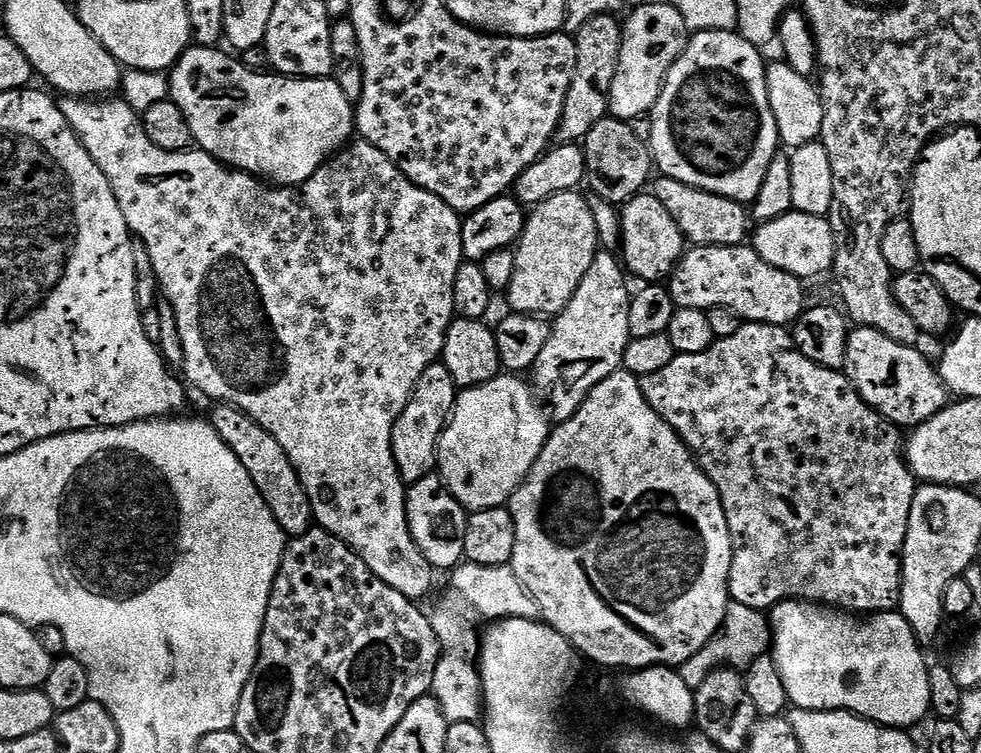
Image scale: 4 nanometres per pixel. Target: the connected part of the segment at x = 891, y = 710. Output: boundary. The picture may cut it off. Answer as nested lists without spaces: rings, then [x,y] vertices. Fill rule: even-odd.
[[[783,600],[781,604],[776,605],[770,612],[770,623],[772,625],[772,646],[770,655],[773,662],[778,666],[778,674],[782,674],[782,686],[786,686],[786,694],[788,695],[788,702],[792,708],[801,708],[802,710],[818,710],[819,712],[852,712],[856,716],[862,717],[864,720],[872,720],[876,724],[882,724],[886,728],[898,728],[901,730],[912,730],[912,727],[923,718],[924,715],[929,715],[932,703],[930,702],[930,678],[928,677],[928,669],[930,667],[929,661],[924,661],[922,645],[917,640],[914,630],[910,626],[910,622],[906,622],[906,618],[901,616],[899,611],[895,612],[874,612],[871,614],[853,614],[845,612],[839,608],[831,607],[827,604],[814,604],[811,600]]]

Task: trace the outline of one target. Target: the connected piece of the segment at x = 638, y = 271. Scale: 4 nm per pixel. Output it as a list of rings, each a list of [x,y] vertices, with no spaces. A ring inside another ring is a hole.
[[[651,194],[632,197],[619,209],[619,213],[618,248],[624,251],[623,267],[631,275],[633,272],[640,282],[667,281],[686,251],[686,241],[682,230],[678,230],[678,222],[670,218],[666,206],[662,206],[662,202]]]

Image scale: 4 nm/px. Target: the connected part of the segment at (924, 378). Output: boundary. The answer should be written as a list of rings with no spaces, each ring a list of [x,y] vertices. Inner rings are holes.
[[[853,327],[848,333],[846,342],[846,358],[844,359],[843,371],[846,373],[849,382],[856,387],[856,393],[865,400],[874,411],[885,416],[892,424],[904,430],[911,430],[916,425],[926,422],[934,414],[948,407],[950,393],[944,380],[940,377],[939,371],[920,353],[921,349],[916,346],[899,344],[886,334],[882,334],[873,328]]]

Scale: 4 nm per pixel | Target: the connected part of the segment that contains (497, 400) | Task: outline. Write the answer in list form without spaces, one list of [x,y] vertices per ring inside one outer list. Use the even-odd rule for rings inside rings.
[[[501,374],[495,376],[490,382],[486,382],[482,386],[474,386],[473,388],[465,388],[456,397],[456,405],[452,407],[452,415],[447,424],[444,426],[444,432],[440,436],[440,444],[436,448],[436,459],[438,461],[438,475],[444,482],[445,488],[452,493],[453,498],[460,503],[466,510],[479,510],[481,508],[499,508],[507,505],[511,501],[512,495],[520,489],[520,485],[524,483],[526,477],[530,474],[530,470],[534,466],[534,462],[538,458],[538,454],[542,454],[542,446],[546,446],[548,441],[548,433],[550,431],[550,416],[546,411],[545,405],[538,399],[537,393],[534,391],[533,385],[528,384],[516,374]]]

